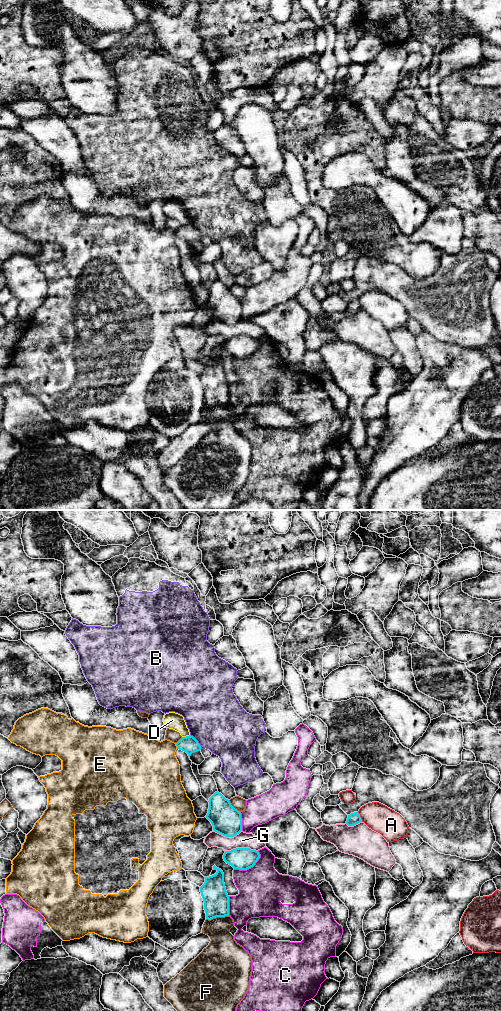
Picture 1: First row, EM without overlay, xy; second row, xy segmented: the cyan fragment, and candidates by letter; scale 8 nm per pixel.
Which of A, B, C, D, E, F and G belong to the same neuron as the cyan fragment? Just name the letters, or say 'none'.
none

